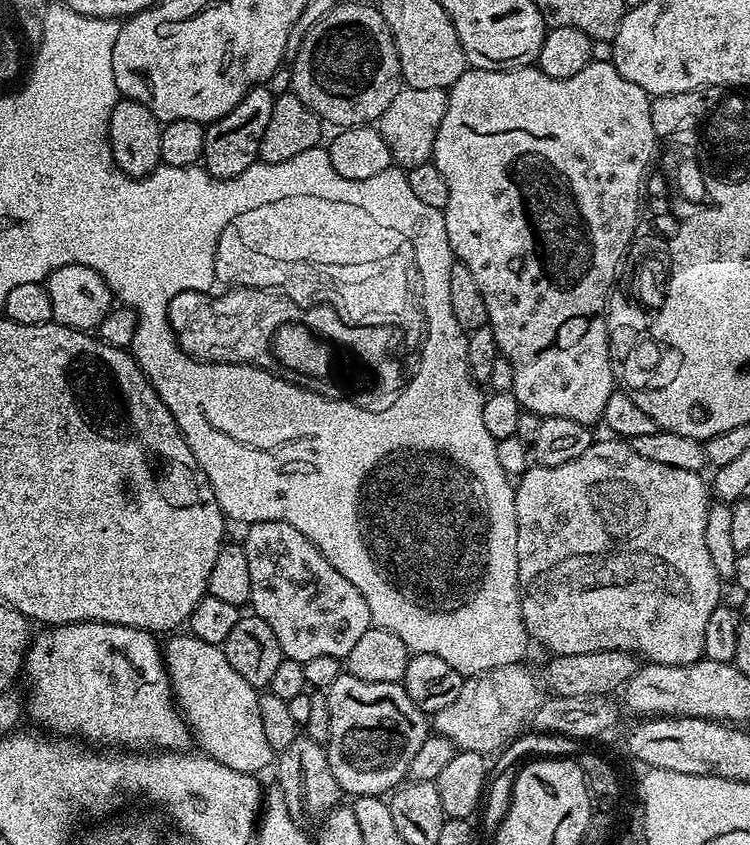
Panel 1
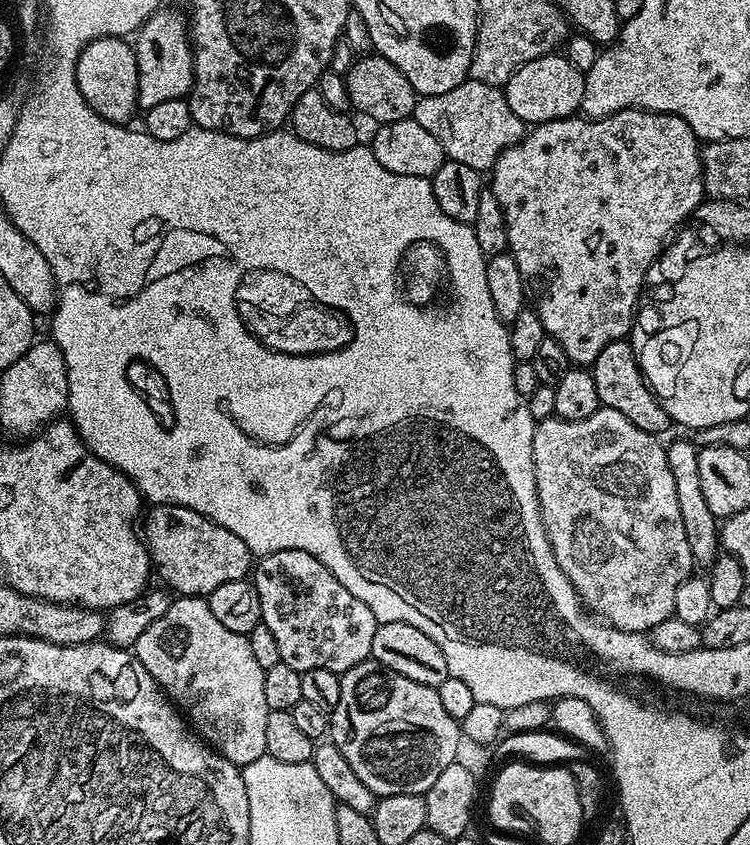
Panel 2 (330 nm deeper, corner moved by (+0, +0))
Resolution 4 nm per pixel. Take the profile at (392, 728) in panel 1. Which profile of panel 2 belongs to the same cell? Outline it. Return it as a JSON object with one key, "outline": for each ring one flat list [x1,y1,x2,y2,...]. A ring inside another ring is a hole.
{"outline":[[371,658,343,673,340,685,342,698,338,698,338,706,330,713,330,740,342,750,342,758,350,762,354,774,370,786,377,798,394,794,423,796,430,786,434,786,438,774,442,774,446,766,457,763,459,756,456,755,462,745,462,724,446,714,434,688,402,678,402,674]]}

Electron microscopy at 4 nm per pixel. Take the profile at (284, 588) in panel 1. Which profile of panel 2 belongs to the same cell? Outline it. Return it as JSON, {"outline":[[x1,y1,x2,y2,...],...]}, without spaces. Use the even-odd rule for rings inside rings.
{"outline":[[278,550,269,556,261,556,254,568,254,583,258,602,262,602,262,623,278,642,280,663,290,666,290,670,300,673,330,670,343,674,371,657,378,622,370,606,358,602,358,598,354,598,354,594,350,594,350,590,346,590,346,586,342,586,342,582,338,582,338,578,314,558,314,554,306,554,306,550]]}

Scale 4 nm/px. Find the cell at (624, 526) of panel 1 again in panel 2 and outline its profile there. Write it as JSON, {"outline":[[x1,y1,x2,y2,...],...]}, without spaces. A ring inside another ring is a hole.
{"outline":[[606,407,599,408,590,418,582,418,582,422,570,422,553,418,537,423,534,434,534,474,536,475,536,493,540,517,548,535,550,546,554,550,554,558,558,566,562,566,562,574,570,578,574,590,580,595,580,602,587,611,603,618,607,623,621,628,623,632,647,633,658,622,667,620,674,613,674,594,678,594,678,586,693,575,694,561,690,554,690,542,686,542,686,526,682,526,682,509,678,506,678,486,674,486,674,474,670,474,667,447,646,430,638,430,634,422,629,422,618,410]]}

